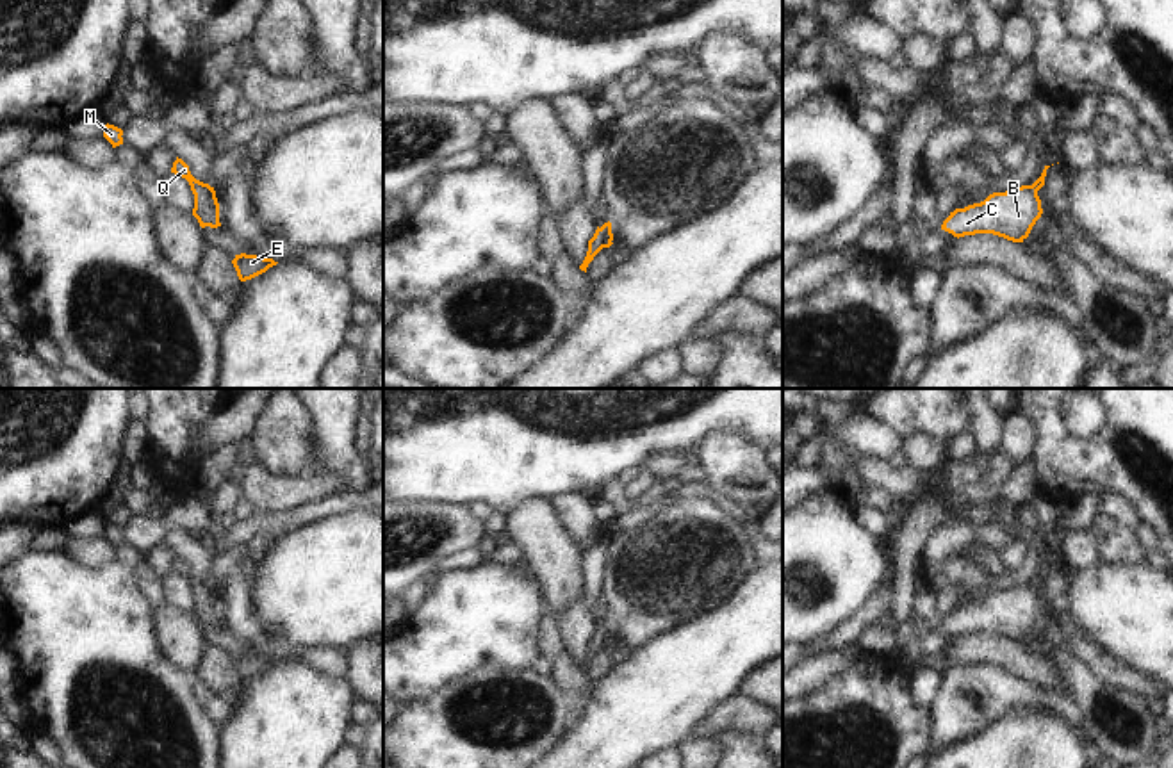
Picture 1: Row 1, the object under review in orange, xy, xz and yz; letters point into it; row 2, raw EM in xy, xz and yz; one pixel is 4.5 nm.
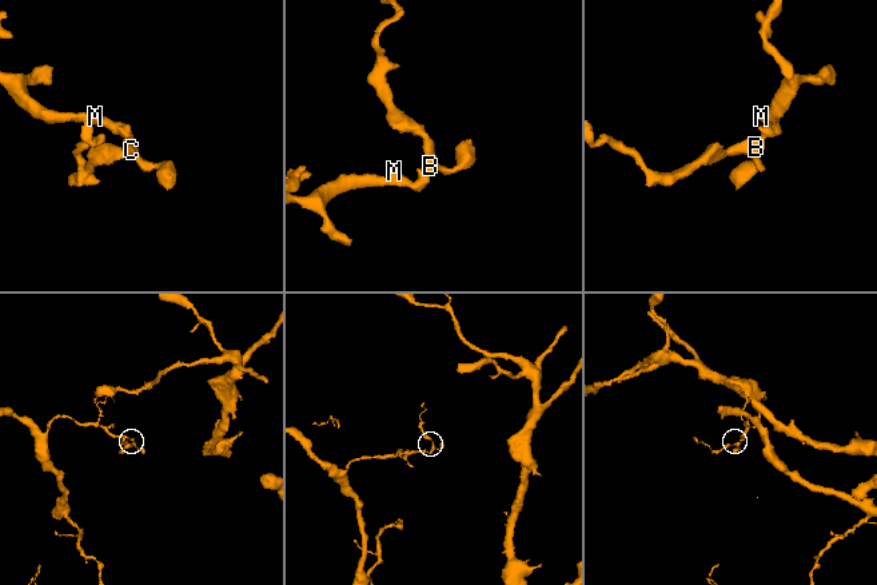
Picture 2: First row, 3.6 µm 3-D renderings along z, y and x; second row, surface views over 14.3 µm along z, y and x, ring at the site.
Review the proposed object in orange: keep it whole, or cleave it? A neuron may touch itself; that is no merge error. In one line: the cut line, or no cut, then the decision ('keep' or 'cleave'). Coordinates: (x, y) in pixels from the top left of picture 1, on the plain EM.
no cut; keep

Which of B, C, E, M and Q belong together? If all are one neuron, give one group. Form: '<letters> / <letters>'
B C E M Q

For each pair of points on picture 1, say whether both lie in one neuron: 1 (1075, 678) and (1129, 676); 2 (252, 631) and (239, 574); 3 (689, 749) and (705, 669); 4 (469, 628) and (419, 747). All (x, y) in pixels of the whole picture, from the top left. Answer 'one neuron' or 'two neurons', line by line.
1: two neurons
2: one neuron
3: two neurons
4: two neurons

